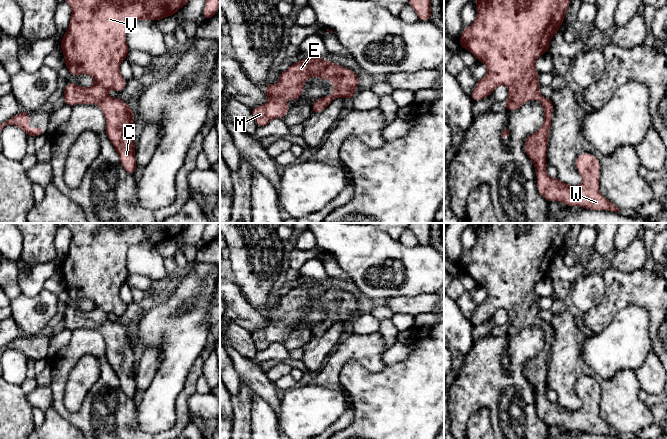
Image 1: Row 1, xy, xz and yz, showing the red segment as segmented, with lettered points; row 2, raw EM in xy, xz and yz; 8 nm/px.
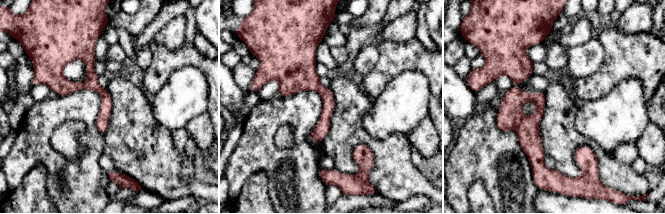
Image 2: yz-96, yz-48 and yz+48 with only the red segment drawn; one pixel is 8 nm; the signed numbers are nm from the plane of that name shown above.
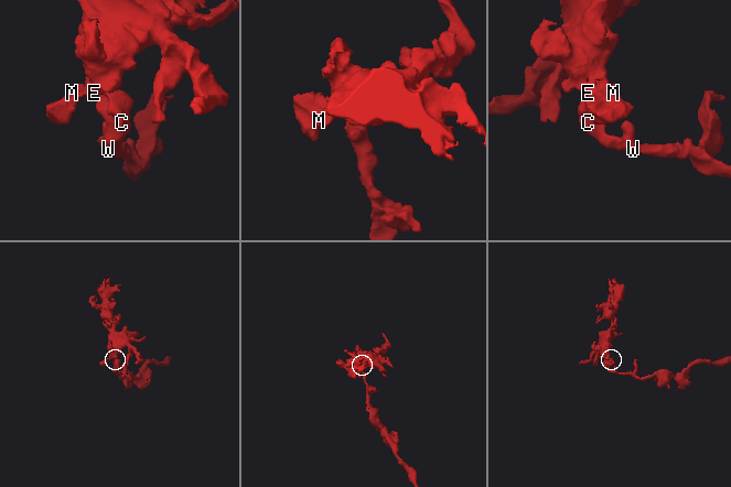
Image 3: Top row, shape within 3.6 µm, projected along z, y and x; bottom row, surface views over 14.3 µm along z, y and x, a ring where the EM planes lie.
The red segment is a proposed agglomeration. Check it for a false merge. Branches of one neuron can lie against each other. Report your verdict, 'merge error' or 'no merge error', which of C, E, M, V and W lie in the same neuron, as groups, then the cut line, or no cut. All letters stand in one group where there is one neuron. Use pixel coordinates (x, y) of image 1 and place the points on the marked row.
no merge error | C E M V W | no cut

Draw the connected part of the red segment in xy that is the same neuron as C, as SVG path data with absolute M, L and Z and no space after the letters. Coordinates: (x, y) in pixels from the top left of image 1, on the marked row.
M65 0L72 9L68 29L61 38L60 48L65 58L65 66L72 76L87 74L93 77L94 84L81 87L73 82L66 83L64 102L67 105L96 104L104 113L105 132L113 144L123 168L134 175L137 166L134 146L133 110L122 100L108 97L110 89L122 91L126 84L119 71L126 59L129 48L126 43L126 31L129 24L137 20L153 20L173 16L190 0Z

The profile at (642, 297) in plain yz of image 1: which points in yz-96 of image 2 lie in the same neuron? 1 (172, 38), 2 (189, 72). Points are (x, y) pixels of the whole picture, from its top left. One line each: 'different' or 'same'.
1: different
2: different

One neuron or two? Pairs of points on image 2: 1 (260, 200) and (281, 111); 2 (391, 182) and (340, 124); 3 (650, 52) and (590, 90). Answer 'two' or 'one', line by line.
1: two
2: one
3: one

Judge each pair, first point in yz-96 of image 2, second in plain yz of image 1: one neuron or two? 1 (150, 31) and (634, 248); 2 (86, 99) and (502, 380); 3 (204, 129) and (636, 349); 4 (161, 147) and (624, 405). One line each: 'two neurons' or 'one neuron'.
1: two neurons
2: one neuron
3: two neurons
4: one neuron

